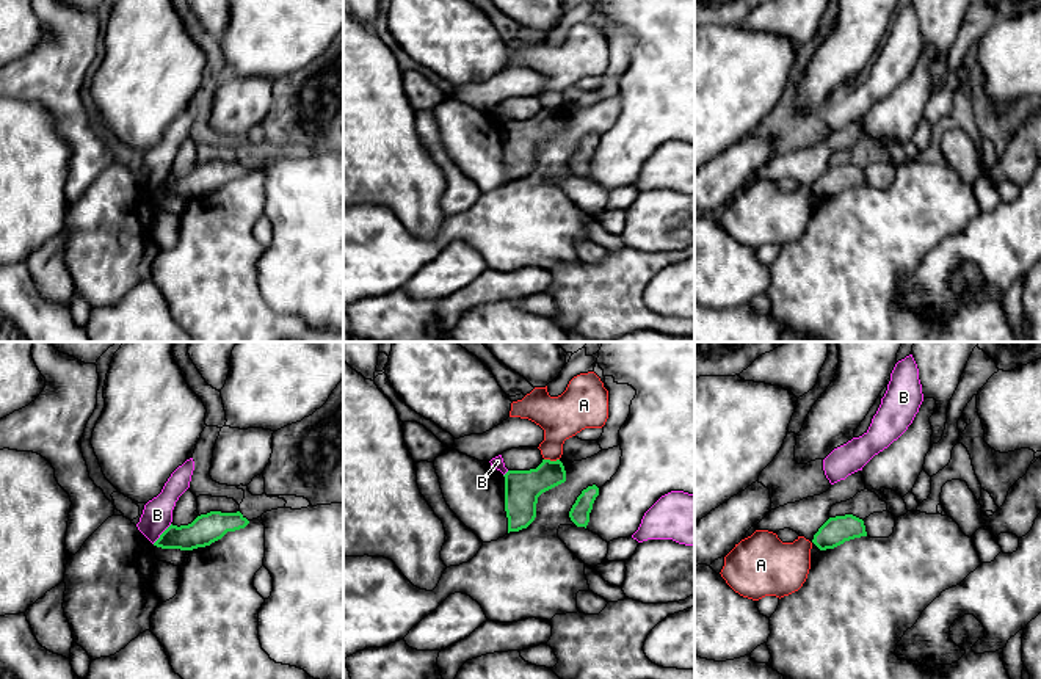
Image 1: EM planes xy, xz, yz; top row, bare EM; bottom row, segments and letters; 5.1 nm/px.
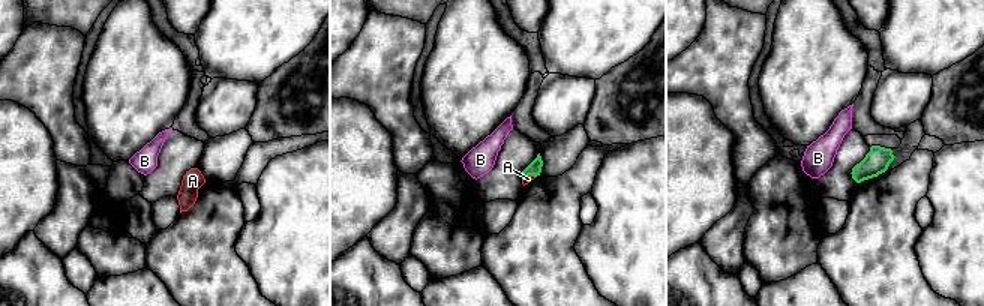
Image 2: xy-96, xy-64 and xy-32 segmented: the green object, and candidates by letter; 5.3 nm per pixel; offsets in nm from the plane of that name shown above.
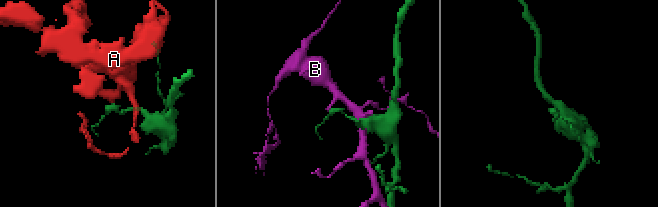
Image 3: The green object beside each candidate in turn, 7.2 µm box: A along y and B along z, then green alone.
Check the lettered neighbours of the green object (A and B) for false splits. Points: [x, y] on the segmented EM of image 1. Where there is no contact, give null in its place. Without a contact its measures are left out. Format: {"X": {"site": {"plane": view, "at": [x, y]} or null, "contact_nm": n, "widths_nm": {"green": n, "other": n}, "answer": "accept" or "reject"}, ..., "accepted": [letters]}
{"A": {"site": {"plane": "xz", "at": [552, 461]}, "contact_nm": 80, "widths_nm": {"green": 190, "other": 220}, "answer": "reject"}, "B": {"site": {"plane": "xy", "at": [162, 533]}, "contact_nm": 140, "widths_nm": {"green": 160, "other": 160}, "answer": "reject"}, "accepted": []}

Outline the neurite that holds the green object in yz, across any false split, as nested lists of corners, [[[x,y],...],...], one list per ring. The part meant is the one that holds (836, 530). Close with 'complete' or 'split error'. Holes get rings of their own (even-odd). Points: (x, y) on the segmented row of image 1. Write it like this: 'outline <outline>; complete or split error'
outline [[[845,514],[829,517],[814,535],[812,543],[820,550],[826,550],[861,536],[867,536],[864,521],[853,514]]]; complete

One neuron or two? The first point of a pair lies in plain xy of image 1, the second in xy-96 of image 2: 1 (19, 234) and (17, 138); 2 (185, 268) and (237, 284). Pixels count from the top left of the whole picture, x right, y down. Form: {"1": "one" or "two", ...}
{"1": "one", "2": "one"}

